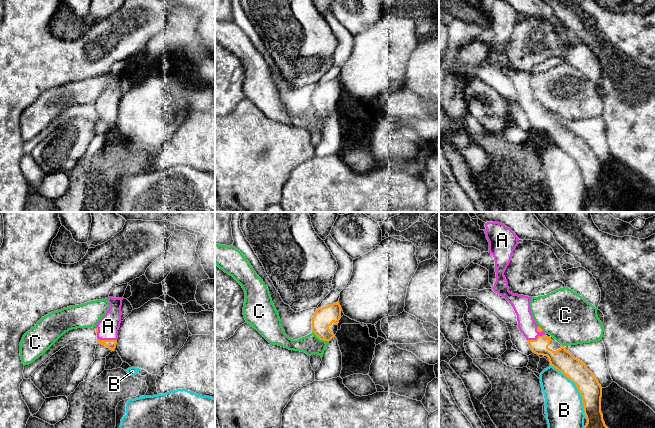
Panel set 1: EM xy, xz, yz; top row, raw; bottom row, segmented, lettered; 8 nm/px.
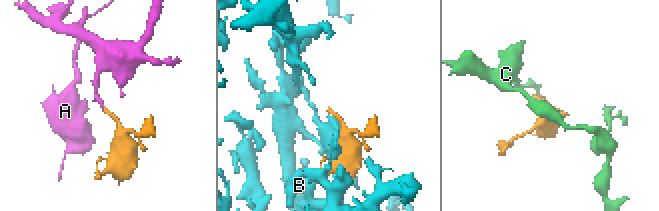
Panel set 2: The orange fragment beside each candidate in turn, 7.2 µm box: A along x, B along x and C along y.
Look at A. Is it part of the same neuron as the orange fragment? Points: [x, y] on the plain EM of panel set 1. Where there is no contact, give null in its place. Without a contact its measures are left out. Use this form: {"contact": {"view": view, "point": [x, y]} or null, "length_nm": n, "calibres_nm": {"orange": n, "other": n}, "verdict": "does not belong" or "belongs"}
{"contact": {"view": "xy", "point": [107, 116]}, "length_nm": 160, "calibres_nm": {"orange": 80, "other": 170}, "verdict": "belongs"}

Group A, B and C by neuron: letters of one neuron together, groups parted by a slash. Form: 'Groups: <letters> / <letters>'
Groups: A / B / C

